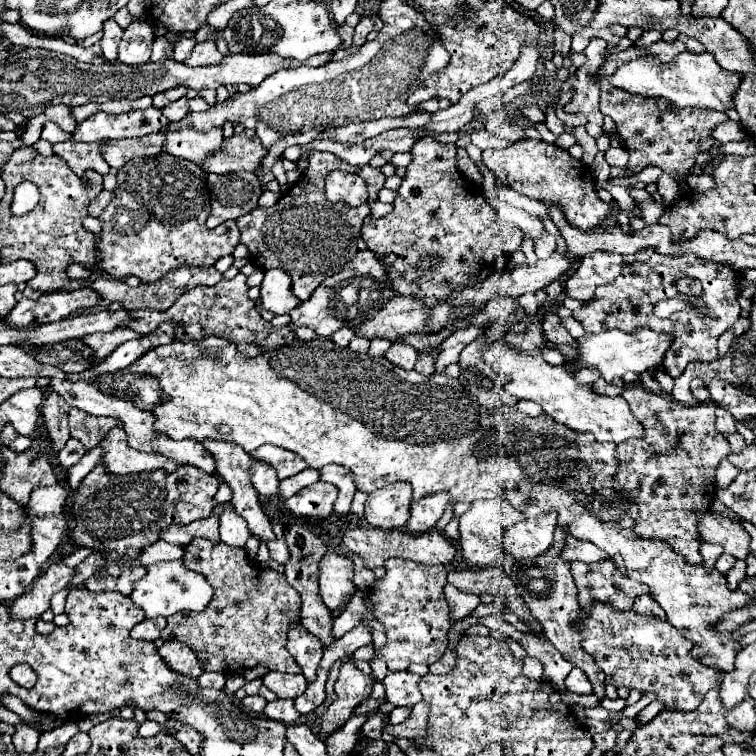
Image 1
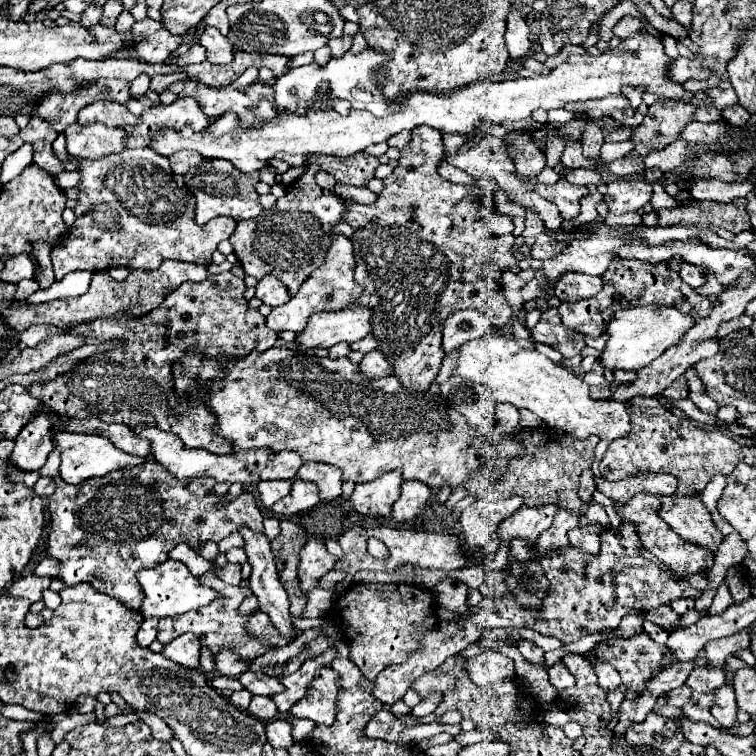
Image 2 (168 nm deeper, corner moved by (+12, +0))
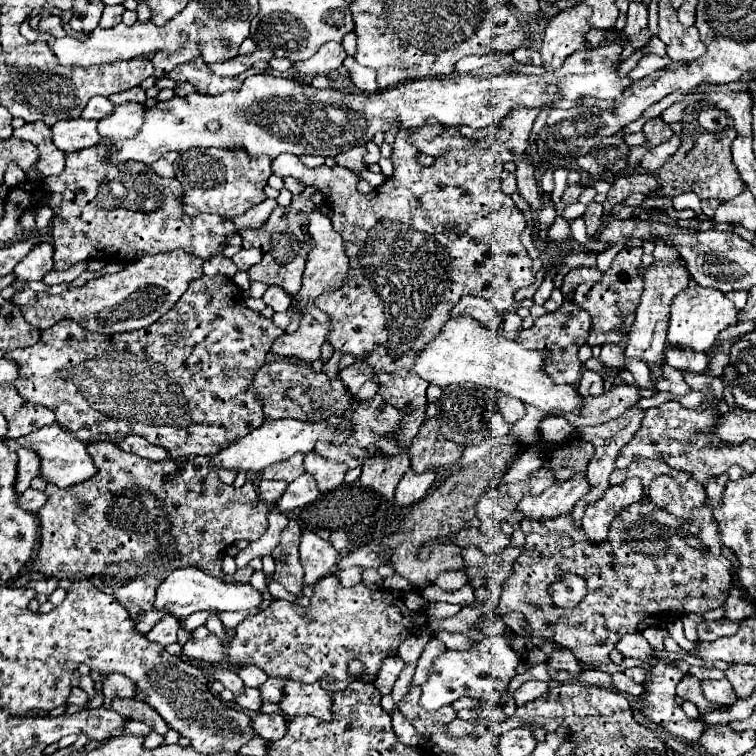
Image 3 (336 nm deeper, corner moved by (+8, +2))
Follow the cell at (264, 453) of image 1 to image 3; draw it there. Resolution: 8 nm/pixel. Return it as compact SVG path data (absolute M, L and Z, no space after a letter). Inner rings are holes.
M296 453L292 455L288 461L282 461L282 463L276 463L268 469L262 471L262 477L264 479L282 479L282 481L294 481L298 479L302 473L304 473L304 453Z

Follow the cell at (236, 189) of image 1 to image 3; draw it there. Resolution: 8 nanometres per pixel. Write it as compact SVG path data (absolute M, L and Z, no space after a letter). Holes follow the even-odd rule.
M190 149L180 153L180 161L174 165L174 173L184 187L184 213L216 213L232 219L246 213L254 205L260 205L266 199L264 187L272 175L270 161L270 157L258 157L252 161L246 153L228 153L222 149Z

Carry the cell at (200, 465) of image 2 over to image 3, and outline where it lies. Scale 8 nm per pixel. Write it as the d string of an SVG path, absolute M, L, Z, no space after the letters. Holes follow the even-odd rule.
M332 417L326 423L302 423L302 421L296 421L296 419L264 421L264 425L254 429L250 435L242 437L240 441L228 445L226 449L222 449L214 457L210 457L208 467L214 469L214 465L220 465L224 469L234 469L238 473L260 473L262 469L266 469L266 467L270 467L274 463L290 459L296 451L310 453L314 449L316 441L340 443L340 441L344 441L348 437L350 429L352 429L350 423L340 419L340 417Z

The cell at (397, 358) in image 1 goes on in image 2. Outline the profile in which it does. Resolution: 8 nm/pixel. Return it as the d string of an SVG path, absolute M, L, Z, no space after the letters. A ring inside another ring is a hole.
M370 351L358 363L358 371L368 379L380 379L380 377L392 375L392 363L380 351Z

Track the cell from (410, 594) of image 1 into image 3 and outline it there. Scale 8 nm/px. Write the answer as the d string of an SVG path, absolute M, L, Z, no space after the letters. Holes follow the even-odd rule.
M328 575L328 577L320 579L320 581L314 585L314 595L310 597L310 607L298 607L298 605L294 605L294 603L290 603L290 601L274 599L274 601L270 603L270 607L264 609L262 613L258 613L258 615L248 615L248 617L238 625L234 639L230 641L230 645L228 645L228 649L226 649L224 663L226 663L228 667L232 667L232 669L240 669L240 667L244 667L244 665L258 665L258 667L264 669L264 673L270 675L270 677L288 677L288 679L296 679L296 681L304 681L304 683L320 681L320 683L324 685L324 689L328 689L330 693L336 693L336 691L342 691L342 689L352 681L352 677L350 677L348 671L346 671L350 659L360 659L360 661L364 663L364 667L366 667L366 673L376 675L376 673L380 671L382 661L384 661L390 653L396 653L398 647L402 645L402 641L406 641L406 639L408 639L412 633L416 633L418 629L420 629L420 625L414 623L414 611L410 611L410 609L404 605L402 595L396 595L396 593L384 591L384 589L368 589L368 587L362 585L362 583L360 583L360 585L354 585L354 587L340 587L336 575Z

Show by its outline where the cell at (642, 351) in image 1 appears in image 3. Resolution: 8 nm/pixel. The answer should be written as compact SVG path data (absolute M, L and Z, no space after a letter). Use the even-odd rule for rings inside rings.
M700 285L688 287L680 291L672 305L670 305L670 321L666 331L666 343L680 349L694 349L694 351L708 351L714 345L714 339L722 329L728 325L738 323L736 319L738 311L734 309L734 303L726 299L726 295L718 289L704 289Z

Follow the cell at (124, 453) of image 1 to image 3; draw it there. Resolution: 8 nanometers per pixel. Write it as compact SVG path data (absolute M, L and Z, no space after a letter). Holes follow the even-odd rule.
M58 423L46 425L46 427L38 429L36 433L30 433L28 437L22 437L20 441L18 439L8 439L6 445L8 445L8 449L14 449L14 451L18 451L18 445L24 445L24 447L30 445L42 459L42 463L40 463L42 477L46 477L48 483L54 483L58 487L72 487L72 485L82 483L82 481L96 475L96 465L94 465L92 457L88 455L88 443L72 437L72 433L68 429L62 429Z

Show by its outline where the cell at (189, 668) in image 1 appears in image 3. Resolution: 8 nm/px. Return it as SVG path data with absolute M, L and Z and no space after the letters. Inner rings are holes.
M202 625L196 631L192 631L190 639L182 647L182 657L190 659L190 661L222 663L224 661L224 647L218 641L218 637Z

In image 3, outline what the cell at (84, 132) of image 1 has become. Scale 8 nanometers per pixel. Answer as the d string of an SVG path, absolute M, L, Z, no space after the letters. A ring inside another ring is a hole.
M92 97L88 101L88 105L84 107L84 111L82 111L82 117L100 121L100 119L108 117L112 111L114 111L114 105L112 105L112 101L108 97Z

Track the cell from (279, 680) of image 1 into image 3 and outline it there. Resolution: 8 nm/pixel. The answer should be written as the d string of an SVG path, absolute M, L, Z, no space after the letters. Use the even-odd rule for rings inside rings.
M246 665L244 669L238 669L238 675L246 687L260 687L268 679L268 675L256 665Z

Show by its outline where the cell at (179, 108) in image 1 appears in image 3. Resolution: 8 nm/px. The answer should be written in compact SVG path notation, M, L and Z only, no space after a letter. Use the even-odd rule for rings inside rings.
M132 87L132 89L124 91L124 93L118 93L118 95L112 95L110 97L110 101L114 105L122 105L122 103L130 103L130 101L144 103L146 99L148 99L148 95L146 95L146 89L142 89L142 87Z

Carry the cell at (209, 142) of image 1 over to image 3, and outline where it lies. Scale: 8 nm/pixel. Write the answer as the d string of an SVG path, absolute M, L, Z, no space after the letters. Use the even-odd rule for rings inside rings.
M126 103L116 107L112 117L104 117L104 121L98 121L100 135L112 141L132 139L142 129L146 111L148 107L144 103Z

